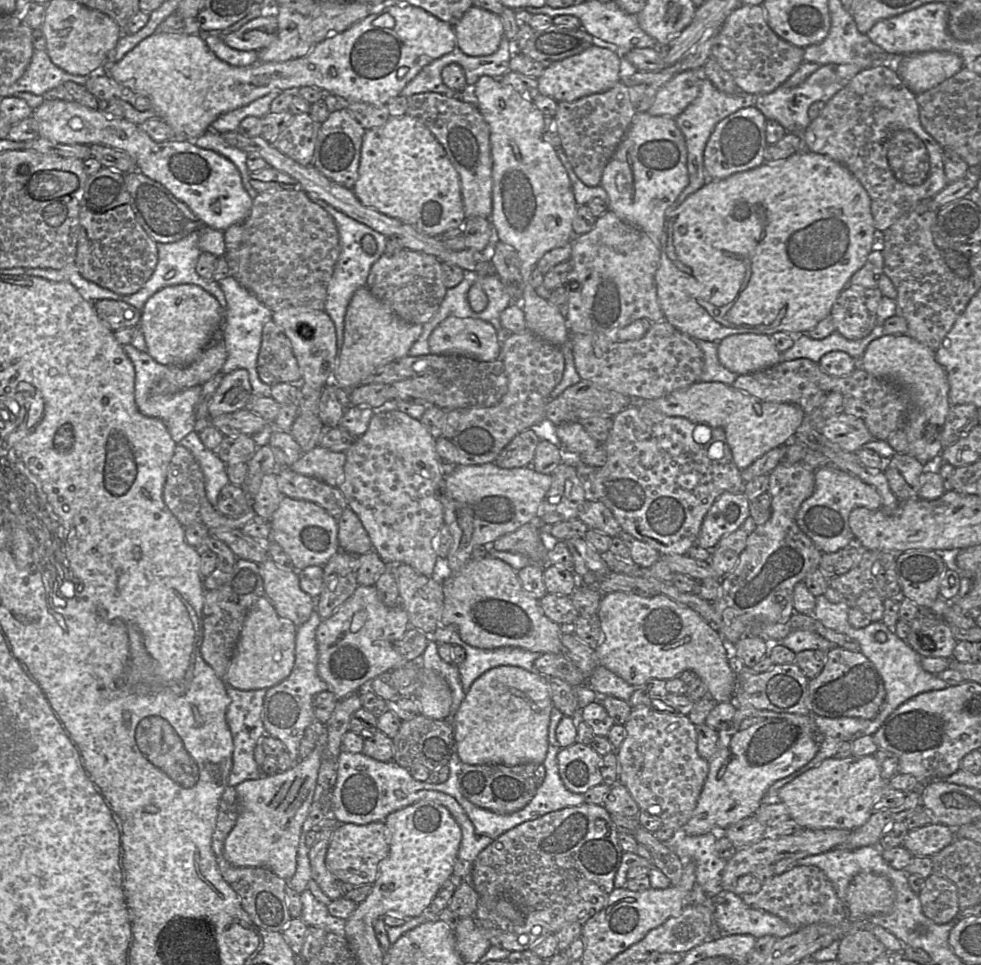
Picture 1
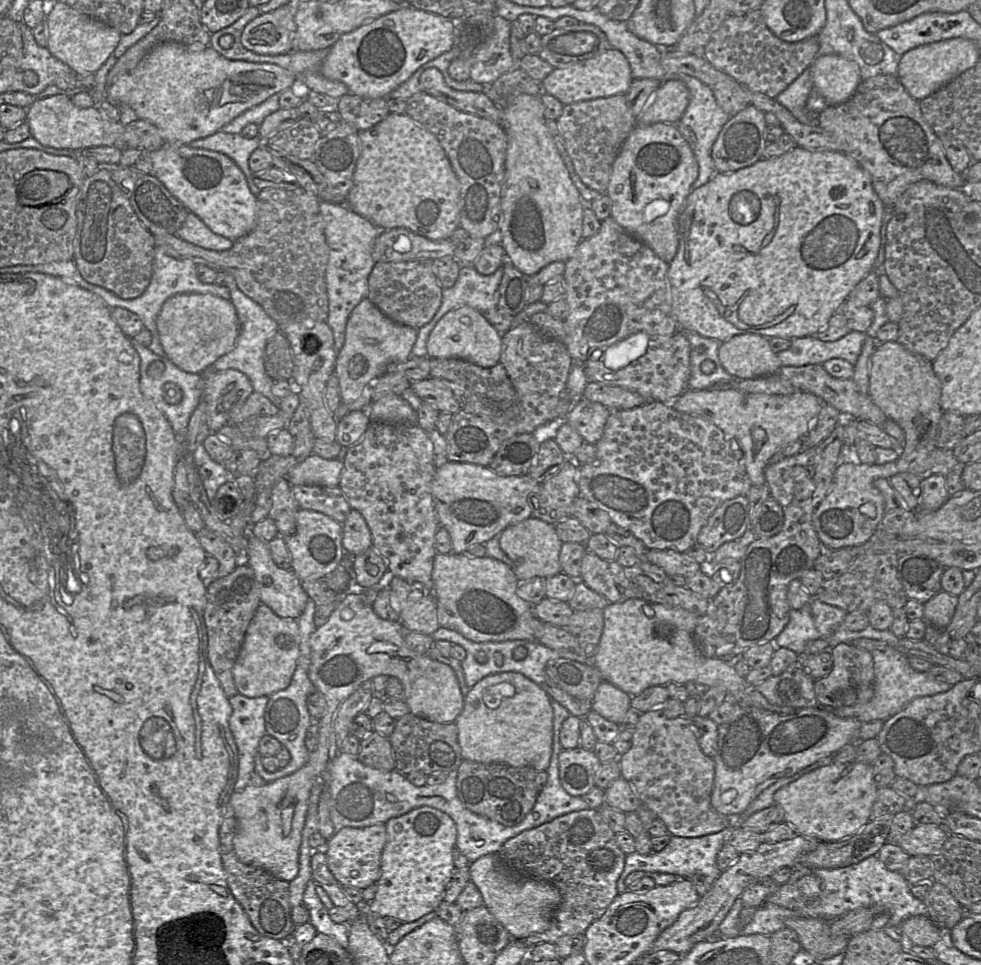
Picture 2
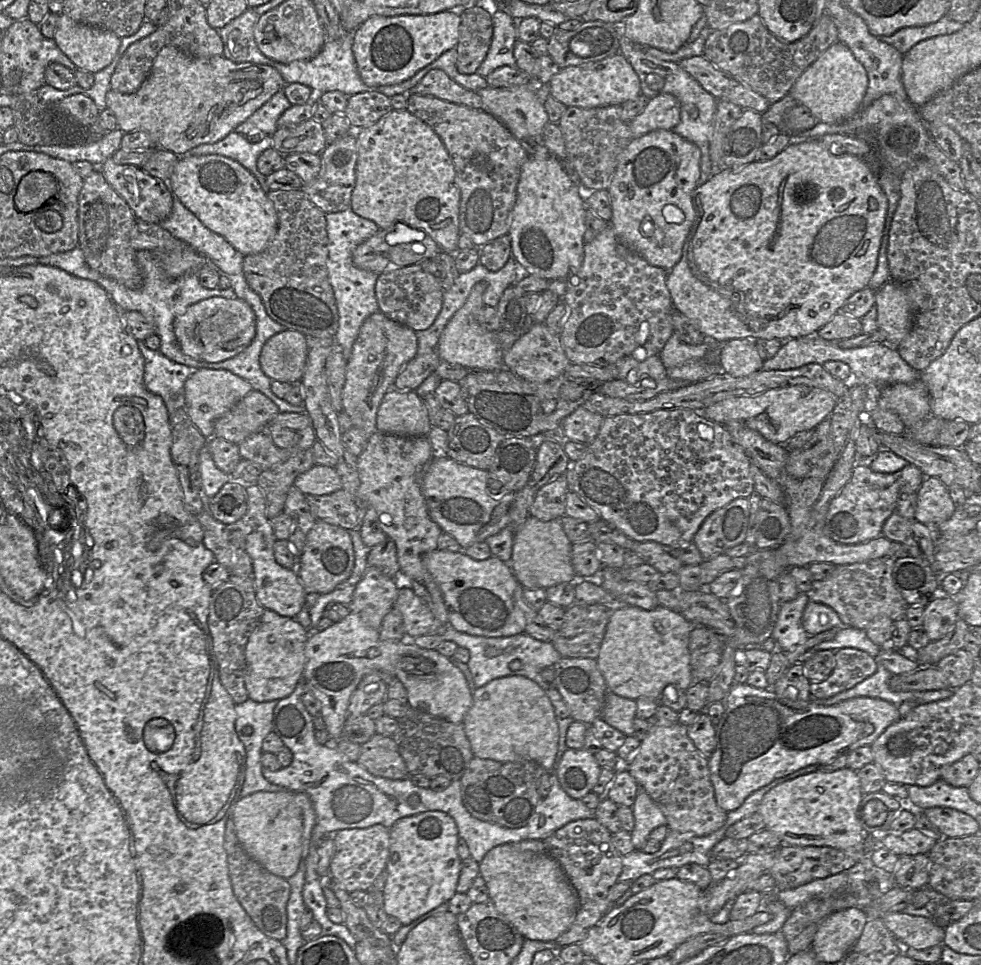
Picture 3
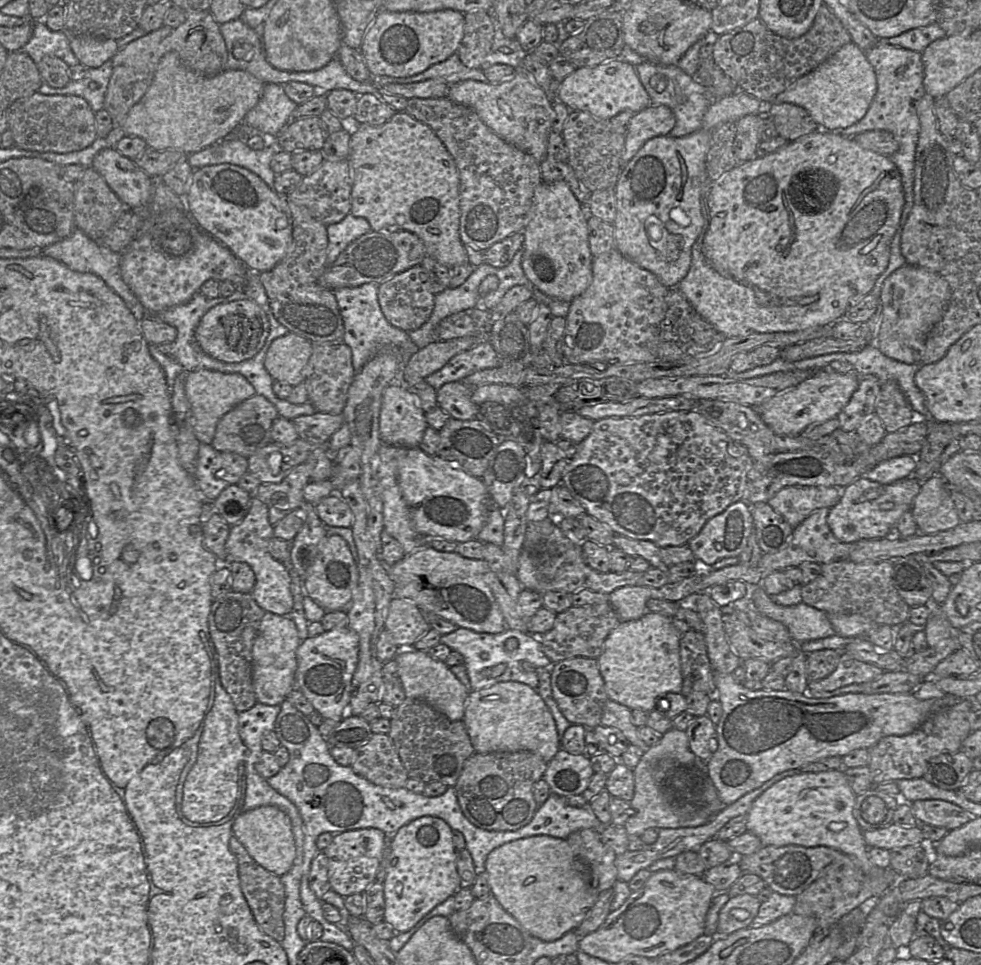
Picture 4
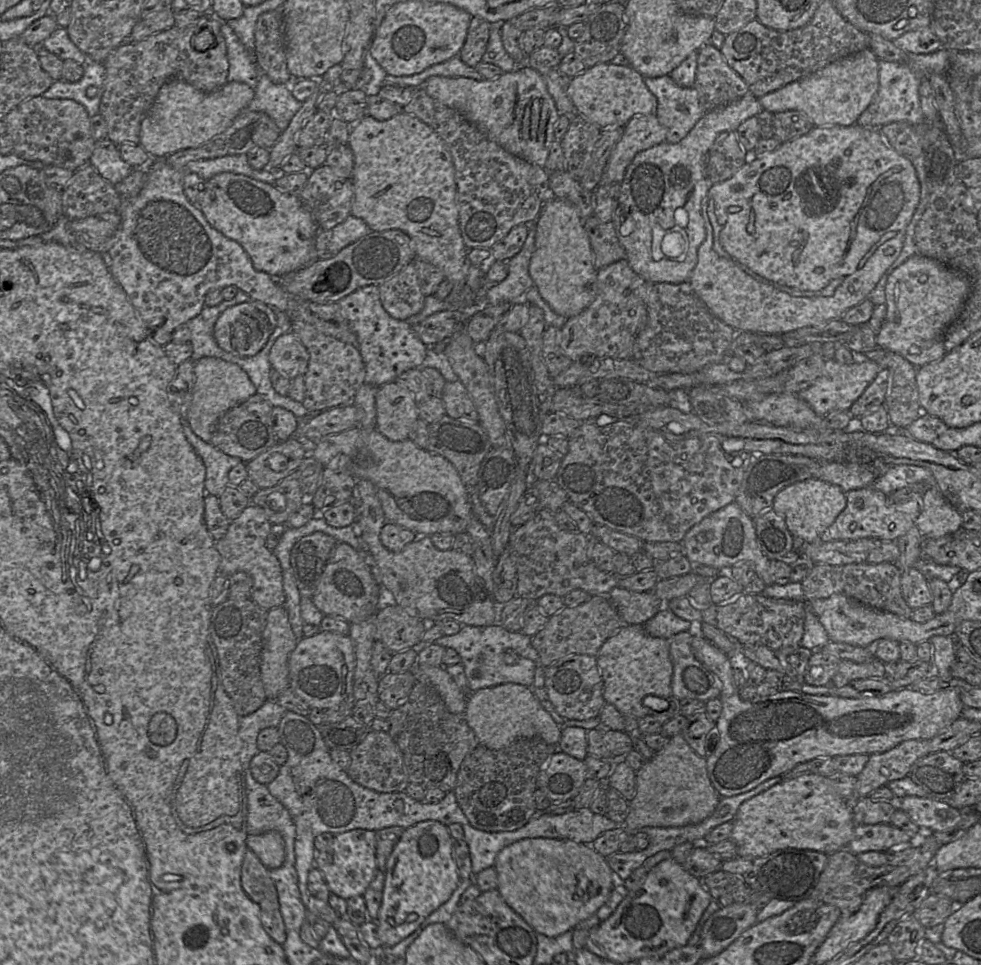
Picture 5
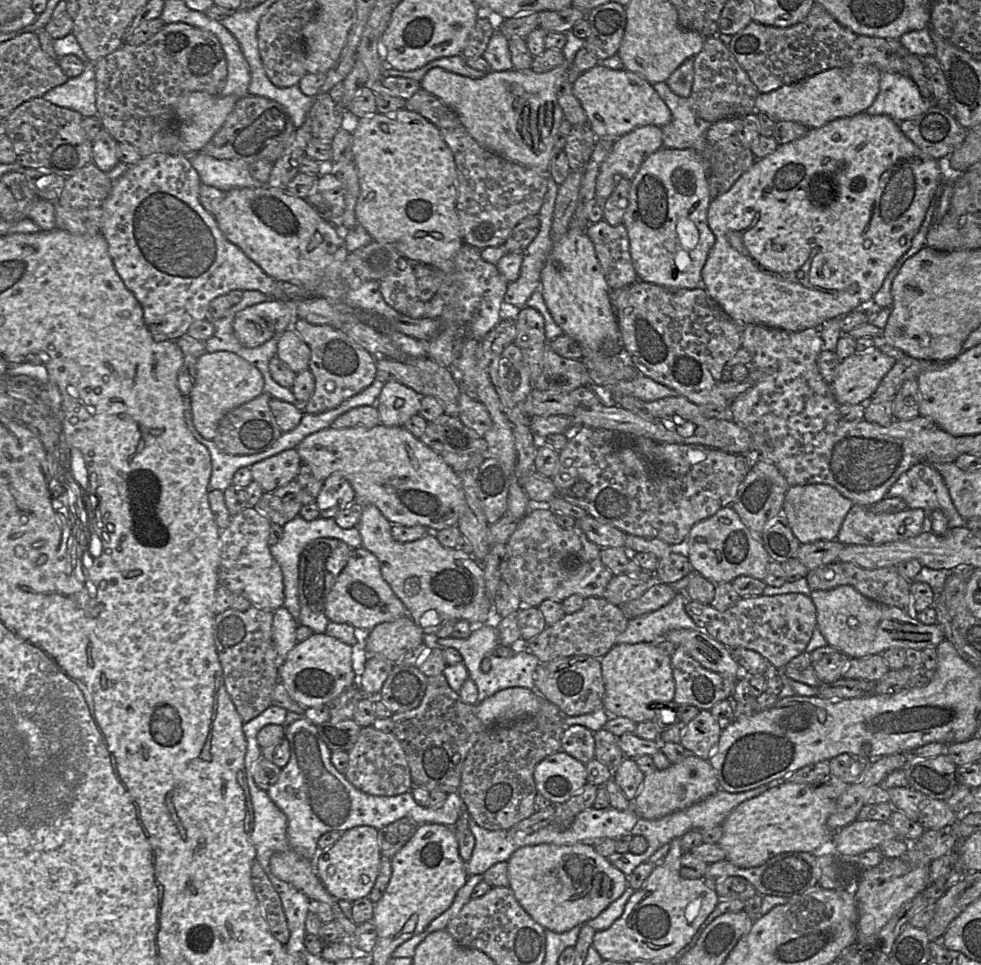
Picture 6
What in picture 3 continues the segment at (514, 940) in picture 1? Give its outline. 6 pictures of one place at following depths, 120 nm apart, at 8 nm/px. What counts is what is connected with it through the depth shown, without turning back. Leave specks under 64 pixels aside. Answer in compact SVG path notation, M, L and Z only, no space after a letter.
M595 818L570 822L543 840L543 843L547 854L560 864L579 896L575 921L555 942L560 947L579 944L586 938L589 929L596 926L611 908L608 892L618 882L623 856L612 843L612 834Z

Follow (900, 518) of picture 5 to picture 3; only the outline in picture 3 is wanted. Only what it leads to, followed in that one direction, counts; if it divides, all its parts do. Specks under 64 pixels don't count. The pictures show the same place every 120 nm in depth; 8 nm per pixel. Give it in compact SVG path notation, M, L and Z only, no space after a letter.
M856 464L849 482L829 504L825 535L841 544L858 544L879 537L884 523L896 511L899 497L917 493L924 478L920 469L910 464L893 474L876 473L868 466Z

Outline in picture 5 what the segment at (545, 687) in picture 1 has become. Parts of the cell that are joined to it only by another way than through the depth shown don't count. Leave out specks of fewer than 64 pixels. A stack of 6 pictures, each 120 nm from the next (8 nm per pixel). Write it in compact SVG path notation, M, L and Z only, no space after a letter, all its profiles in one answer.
M514 683L479 689L467 697L465 717L479 745L500 750L519 739L540 738L558 745L562 728L553 720L527 686Z

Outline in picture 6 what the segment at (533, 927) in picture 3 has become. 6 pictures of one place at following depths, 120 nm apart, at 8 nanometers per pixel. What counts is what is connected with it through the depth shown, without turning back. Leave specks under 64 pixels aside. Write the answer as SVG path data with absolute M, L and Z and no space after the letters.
M539 844L516 850L508 860L509 887L543 928L564 933L596 918L628 887L628 876L586 844Z

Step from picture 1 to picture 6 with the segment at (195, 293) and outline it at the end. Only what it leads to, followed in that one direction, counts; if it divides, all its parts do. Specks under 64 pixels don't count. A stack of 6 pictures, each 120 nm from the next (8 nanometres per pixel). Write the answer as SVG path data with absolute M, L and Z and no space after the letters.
M269 299L238 311L233 330L243 346L255 348L291 329L297 319L295 300Z

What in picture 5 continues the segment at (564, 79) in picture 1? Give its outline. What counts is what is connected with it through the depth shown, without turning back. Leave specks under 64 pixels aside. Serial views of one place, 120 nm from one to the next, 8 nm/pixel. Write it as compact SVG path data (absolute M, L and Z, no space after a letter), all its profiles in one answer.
M599 63L574 76L566 93L577 113L601 129L624 127L636 115L655 114L657 99L647 88L644 77L630 65Z

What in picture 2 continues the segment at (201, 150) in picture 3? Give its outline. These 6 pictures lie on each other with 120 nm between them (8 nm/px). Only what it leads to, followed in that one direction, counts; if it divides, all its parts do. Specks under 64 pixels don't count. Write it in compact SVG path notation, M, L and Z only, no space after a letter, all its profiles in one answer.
M217 131L205 138L193 140L189 146L192 148L212 150L225 154L231 158L244 173L249 189L257 196L261 190L253 181L253 174L249 168L249 157L254 150L265 145L265 141L258 136L247 139L240 134L230 134Z

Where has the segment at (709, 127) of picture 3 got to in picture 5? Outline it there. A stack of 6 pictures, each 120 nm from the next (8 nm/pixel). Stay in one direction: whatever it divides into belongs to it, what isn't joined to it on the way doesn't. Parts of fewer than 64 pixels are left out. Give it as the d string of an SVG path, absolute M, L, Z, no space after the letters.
M670 75L644 77L644 82L657 99L655 114L667 129L666 141L680 142L706 112L700 105L696 89L677 85Z

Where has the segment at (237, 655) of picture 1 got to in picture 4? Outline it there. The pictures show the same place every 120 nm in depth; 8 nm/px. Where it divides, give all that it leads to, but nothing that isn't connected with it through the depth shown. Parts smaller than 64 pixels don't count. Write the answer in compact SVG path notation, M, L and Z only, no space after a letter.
M266 611L252 646L252 684L257 702L281 705L296 688L296 652L301 642L296 625L289 616Z

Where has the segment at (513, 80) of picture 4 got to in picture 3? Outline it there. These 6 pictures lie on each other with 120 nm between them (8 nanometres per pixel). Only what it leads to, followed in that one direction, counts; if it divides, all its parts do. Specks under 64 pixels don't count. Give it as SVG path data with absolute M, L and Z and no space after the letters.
M533 80L528 84L508 88L486 88L476 91L483 103L483 110L498 119L517 139L541 138L545 125L549 122L547 112L535 93Z

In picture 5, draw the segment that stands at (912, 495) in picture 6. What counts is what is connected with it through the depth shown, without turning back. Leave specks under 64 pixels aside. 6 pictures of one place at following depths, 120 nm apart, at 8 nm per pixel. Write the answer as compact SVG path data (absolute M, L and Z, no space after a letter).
M896 465L886 467L886 470L879 476L874 484L874 488L886 495L901 490L915 483L927 483L935 485L931 472L915 465Z

